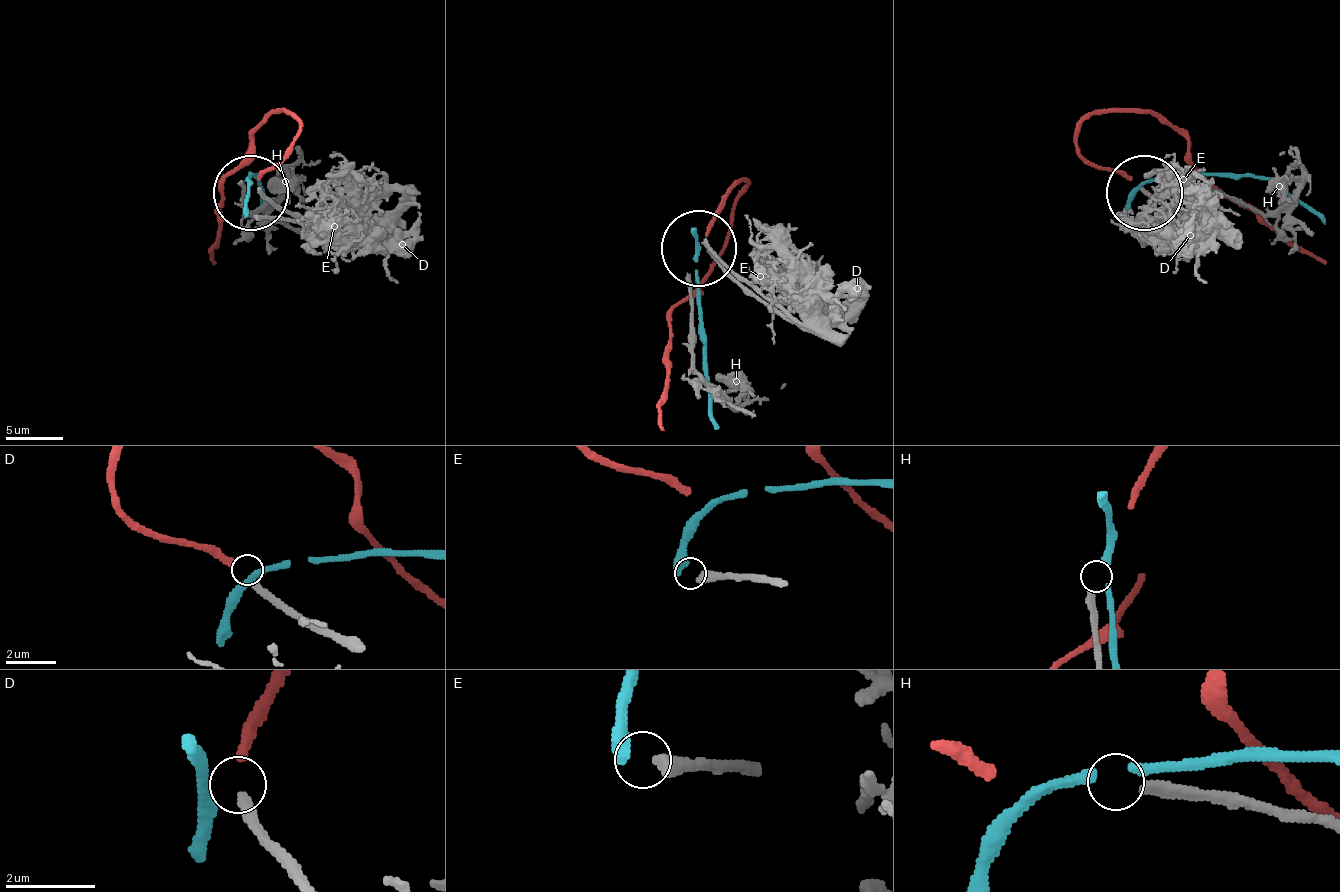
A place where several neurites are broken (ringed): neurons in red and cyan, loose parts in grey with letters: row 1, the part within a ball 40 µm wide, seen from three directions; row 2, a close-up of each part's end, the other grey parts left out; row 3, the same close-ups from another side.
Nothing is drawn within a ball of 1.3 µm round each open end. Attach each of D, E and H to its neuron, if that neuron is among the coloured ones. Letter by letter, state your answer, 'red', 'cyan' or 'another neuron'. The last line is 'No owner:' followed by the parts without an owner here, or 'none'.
D: red
E: cyan
H: another neuron
No owner: H

